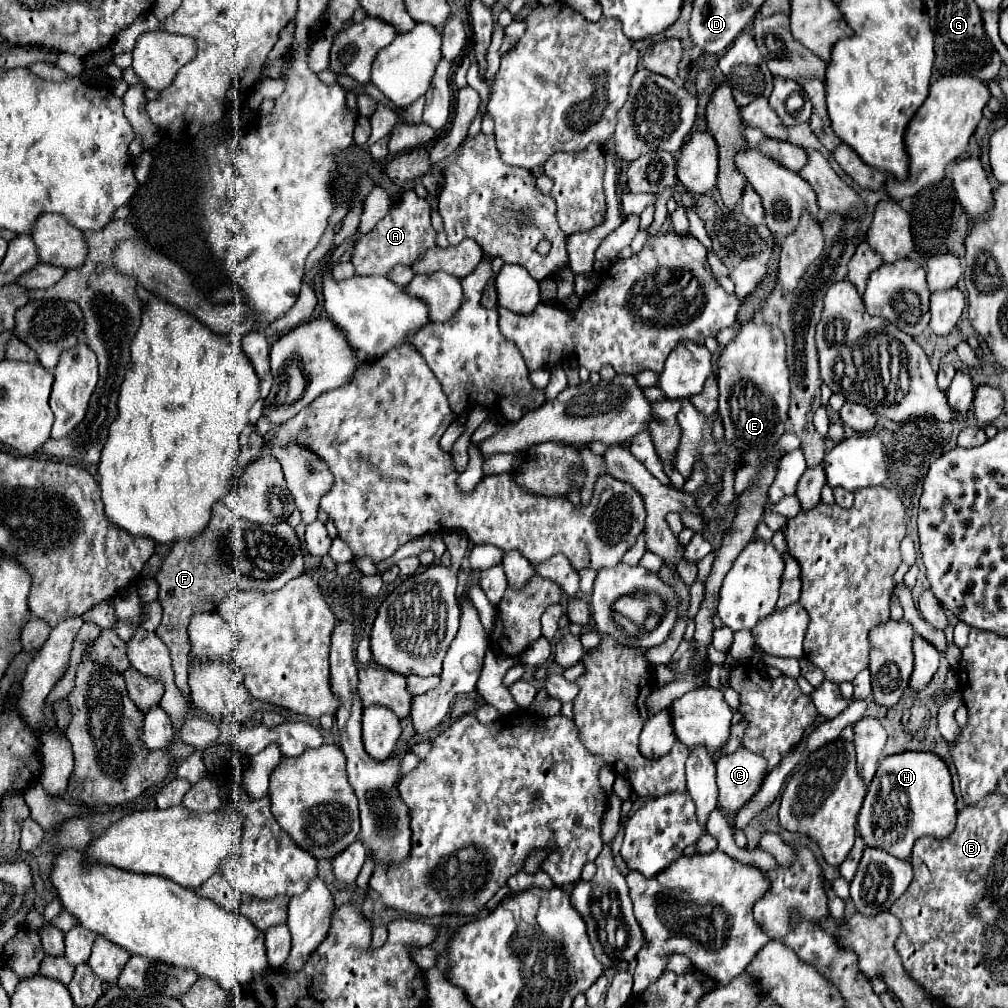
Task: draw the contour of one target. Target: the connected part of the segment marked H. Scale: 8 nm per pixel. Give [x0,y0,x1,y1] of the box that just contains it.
[857,751,957,859]

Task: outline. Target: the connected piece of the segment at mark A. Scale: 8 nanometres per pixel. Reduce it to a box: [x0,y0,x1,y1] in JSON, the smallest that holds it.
[351,191,435,275]

